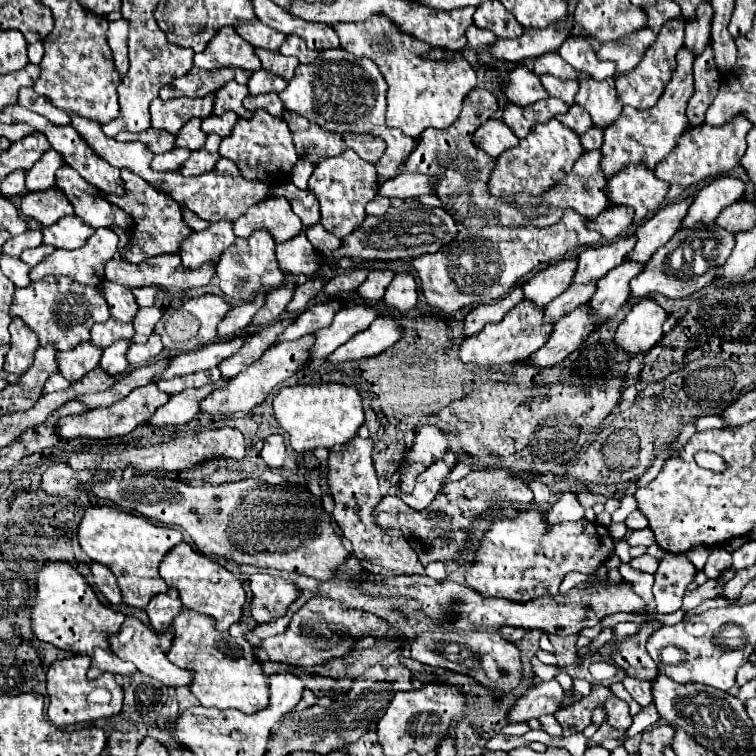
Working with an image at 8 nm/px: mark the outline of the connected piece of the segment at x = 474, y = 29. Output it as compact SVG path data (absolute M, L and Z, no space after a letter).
M470 26L470 28L466 30L466 38L468 38L468 48L478 50L478 52L490 48L490 44L496 42L496 36L494 36L492 32L482 30L482 28L478 28L478 26Z

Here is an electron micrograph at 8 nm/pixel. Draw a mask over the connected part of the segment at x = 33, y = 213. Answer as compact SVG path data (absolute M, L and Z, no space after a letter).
M58 190L28 192L22 198L20 208L22 208L24 216L38 220L42 226L52 226L52 222L58 222L60 218L74 214L72 204Z

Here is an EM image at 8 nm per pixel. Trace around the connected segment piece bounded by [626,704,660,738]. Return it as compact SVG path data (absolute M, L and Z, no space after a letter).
M654 704L642 708L642 710L634 716L632 726L626 730L626 738L630 738L630 736L634 736L634 734L640 734L640 732L652 728L652 726L658 722L658 718L660 718L660 716L658 716L658 710L656 710Z

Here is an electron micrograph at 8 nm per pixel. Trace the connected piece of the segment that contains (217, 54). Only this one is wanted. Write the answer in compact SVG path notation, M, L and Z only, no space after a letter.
M224 26L224 30L218 30L216 36L208 42L206 50L194 54L194 66L198 68L214 70L228 64L250 72L262 68L260 60L256 58L256 50L232 26Z

